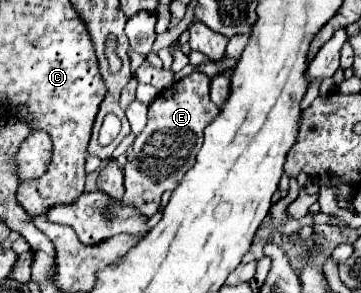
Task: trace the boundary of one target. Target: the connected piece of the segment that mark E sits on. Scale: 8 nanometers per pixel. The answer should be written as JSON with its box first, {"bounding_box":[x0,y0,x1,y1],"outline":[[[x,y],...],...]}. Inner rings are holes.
{"bounding_box":[123,72,219,218],"outline":[[[193,72],[169,88],[169,94],[159,94],[149,106],[149,122],[125,152],[125,196],[123,204],[137,208],[151,218],[159,210],[165,190],[175,190],[185,172],[195,164],[197,152],[203,146],[203,130],[215,120],[219,108],[209,98],[211,78],[203,72]]]}

